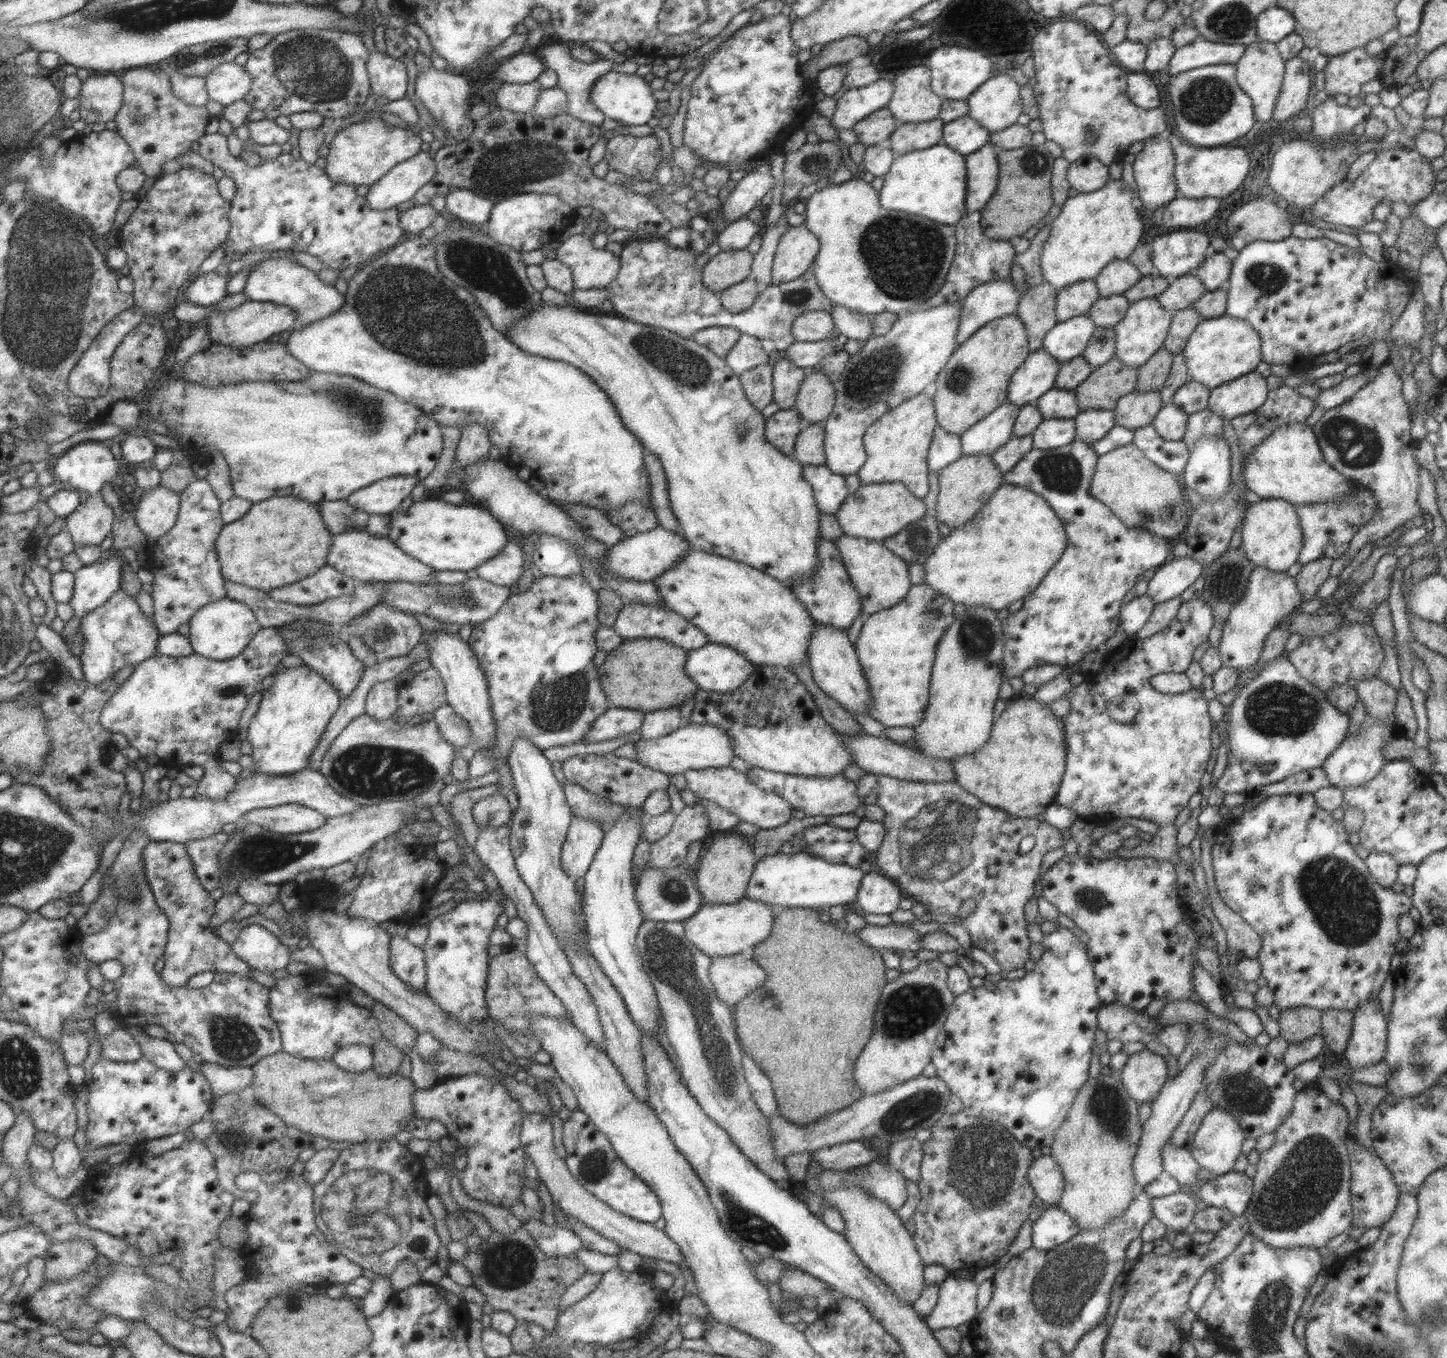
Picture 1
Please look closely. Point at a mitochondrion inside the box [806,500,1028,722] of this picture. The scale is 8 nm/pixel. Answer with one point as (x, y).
(976, 639)

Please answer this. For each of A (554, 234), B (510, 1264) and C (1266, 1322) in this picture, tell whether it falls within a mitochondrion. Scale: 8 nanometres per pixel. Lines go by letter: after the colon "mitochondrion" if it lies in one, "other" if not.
A: other
B: mitochondrion
C: mitochondrion

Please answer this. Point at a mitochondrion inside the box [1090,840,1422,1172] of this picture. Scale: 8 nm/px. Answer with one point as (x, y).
(1348, 910)

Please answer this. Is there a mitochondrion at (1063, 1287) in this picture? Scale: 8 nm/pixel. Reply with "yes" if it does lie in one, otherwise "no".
yes

